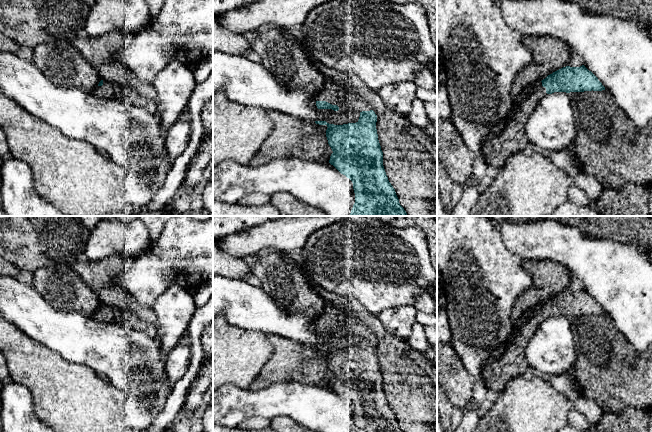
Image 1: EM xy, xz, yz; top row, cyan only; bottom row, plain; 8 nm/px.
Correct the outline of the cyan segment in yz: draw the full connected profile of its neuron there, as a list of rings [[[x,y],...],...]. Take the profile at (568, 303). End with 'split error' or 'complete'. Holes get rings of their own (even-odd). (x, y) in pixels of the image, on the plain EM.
[[[584,289],[563,291],[534,308],[521,324],[513,342],[498,359],[489,359],[482,367],[482,378],[489,390],[503,391],[506,384],[528,373],[524,350],[537,327],[554,316],[602,315],[605,311]]]; split error

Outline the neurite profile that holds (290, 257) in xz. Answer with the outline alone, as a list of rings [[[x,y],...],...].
[[[277,251],[279,254],[281,254],[286,261],[289,263],[294,263],[298,266],[299,269],[303,270],[303,267],[297,257],[294,253],[284,252],[284,251]]]

